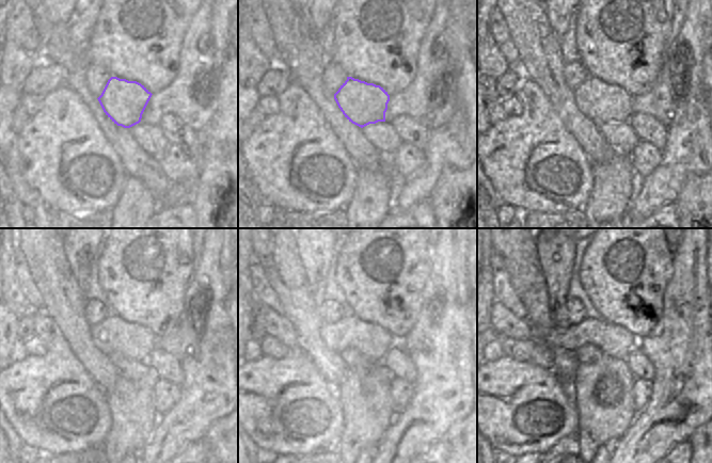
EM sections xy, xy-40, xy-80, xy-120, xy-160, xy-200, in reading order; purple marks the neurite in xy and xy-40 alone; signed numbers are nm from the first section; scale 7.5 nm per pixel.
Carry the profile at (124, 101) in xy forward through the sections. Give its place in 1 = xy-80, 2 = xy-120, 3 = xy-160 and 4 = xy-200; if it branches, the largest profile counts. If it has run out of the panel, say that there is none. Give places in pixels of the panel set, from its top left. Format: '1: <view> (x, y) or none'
1: xy-80 (599, 101)
2: xy-120 (113, 335)
3: xy-160 (373, 341)
4: xy-200 (612, 340)

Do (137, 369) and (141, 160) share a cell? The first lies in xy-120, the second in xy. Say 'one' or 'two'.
two

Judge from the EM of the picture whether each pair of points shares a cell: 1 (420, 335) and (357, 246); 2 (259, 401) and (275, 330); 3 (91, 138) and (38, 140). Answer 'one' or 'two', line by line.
1: two
2: one
3: one

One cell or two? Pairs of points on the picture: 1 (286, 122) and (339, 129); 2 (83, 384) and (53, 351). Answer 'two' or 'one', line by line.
1: two
2: one

